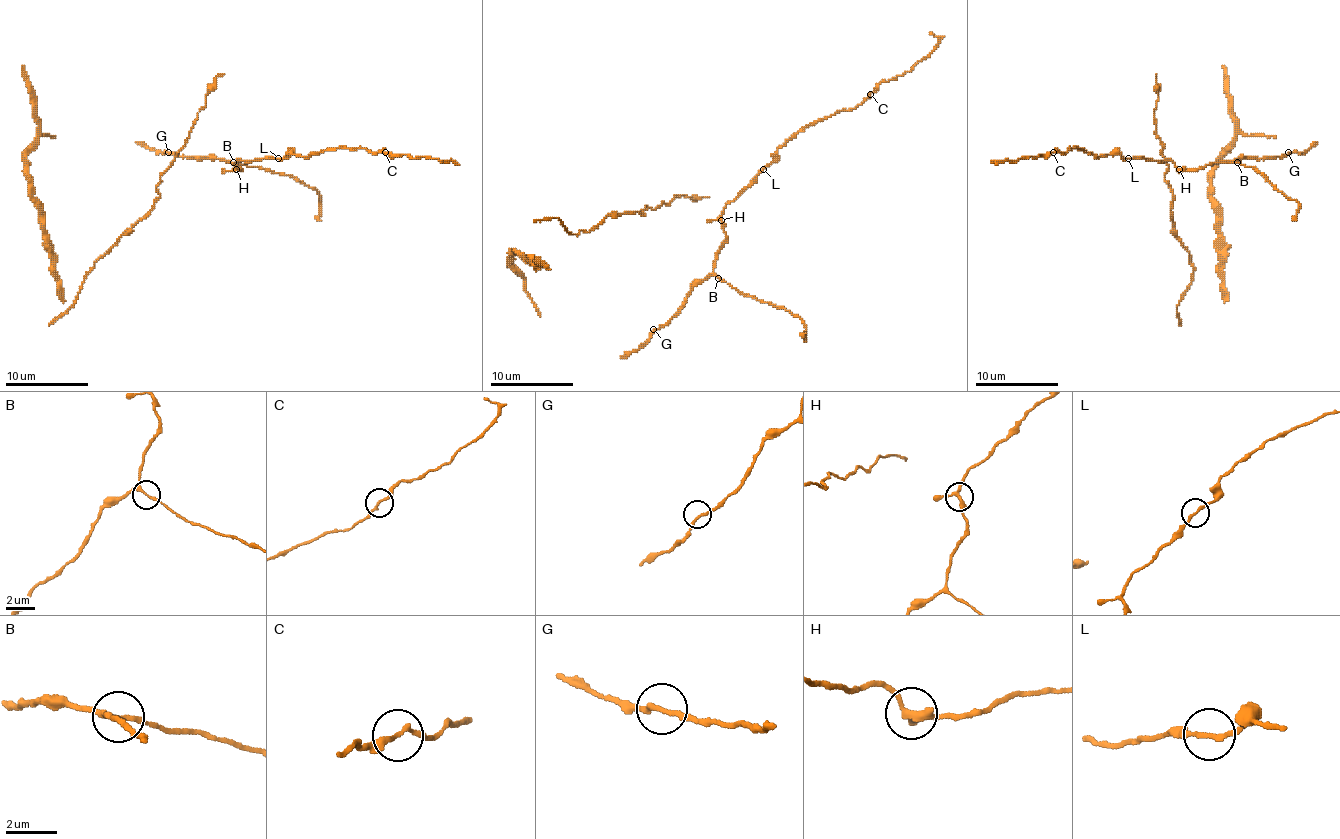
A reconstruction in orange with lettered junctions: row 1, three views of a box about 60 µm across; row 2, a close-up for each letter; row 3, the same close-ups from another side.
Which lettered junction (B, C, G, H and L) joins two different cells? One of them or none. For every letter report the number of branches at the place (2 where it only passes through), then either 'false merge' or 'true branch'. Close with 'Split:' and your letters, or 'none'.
B: 3 branches meet; true branch
C: 2 branches meet; true branch
G: 2 branches meet; true branch
H: 3 branches meet; true branch
L: 2 branches meet; true branch
Split: none

